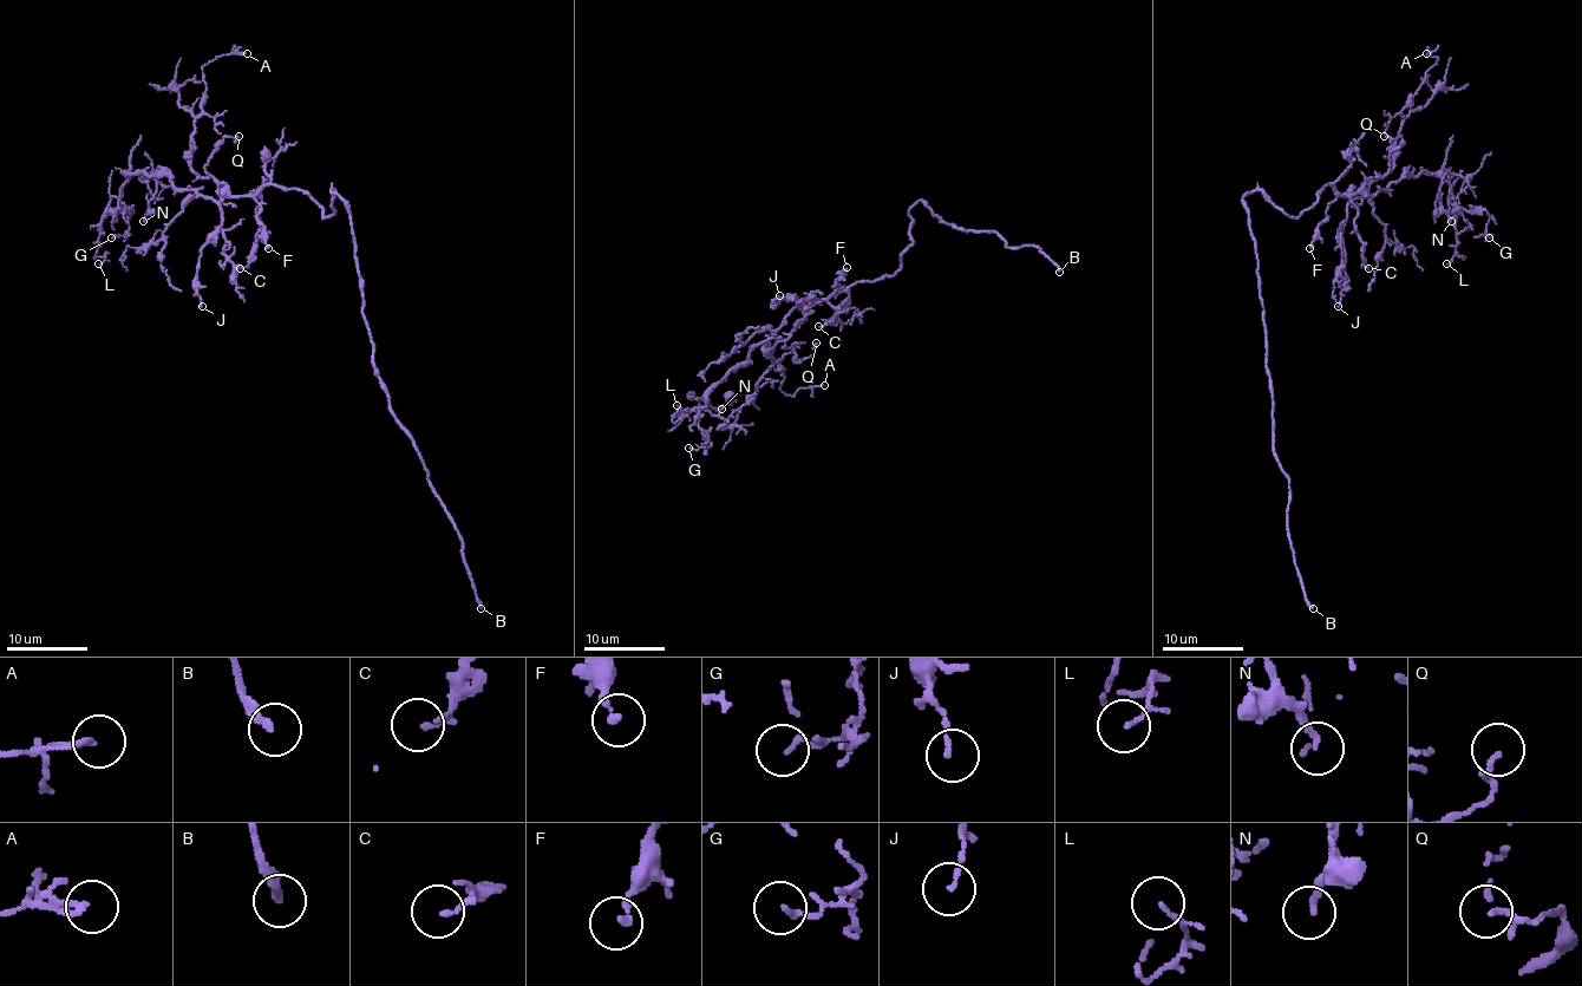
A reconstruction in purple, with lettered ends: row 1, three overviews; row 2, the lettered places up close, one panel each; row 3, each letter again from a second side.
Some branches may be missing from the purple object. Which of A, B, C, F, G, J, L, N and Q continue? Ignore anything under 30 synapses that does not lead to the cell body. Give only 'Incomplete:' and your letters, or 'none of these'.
Incomplete: B

